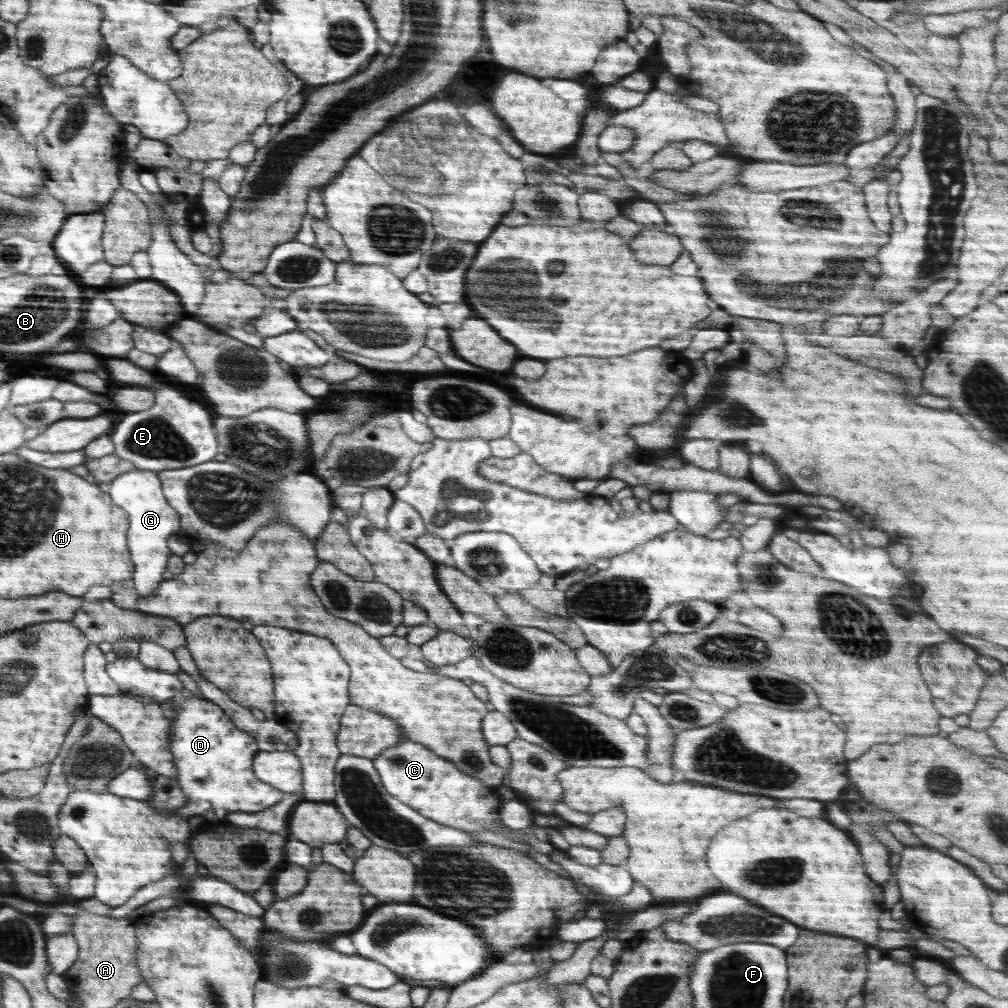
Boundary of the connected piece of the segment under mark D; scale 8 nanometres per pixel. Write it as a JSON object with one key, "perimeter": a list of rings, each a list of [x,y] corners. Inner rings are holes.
{"perimeter":[[[185,689],[168,701],[172,701],[175,708],[175,717],[169,728],[169,746],[172,746],[173,763],[177,770],[176,782],[186,796],[186,805],[175,812],[178,818],[188,820],[200,815],[208,820],[224,818],[232,812],[260,812],[282,801],[285,792],[258,780],[254,774],[253,760],[260,751],[257,740],[249,732],[236,728],[222,708],[204,696],[194,695]]]}

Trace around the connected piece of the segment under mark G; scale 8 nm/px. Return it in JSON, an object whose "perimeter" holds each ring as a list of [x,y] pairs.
{"perimeter":[[[132,470],[109,482],[108,492],[116,505],[127,512],[130,528],[127,531],[128,548],[132,548],[132,560],[136,560],[132,579],[133,588],[139,598],[152,596],[161,581],[170,574],[172,552],[168,549],[168,538],[178,534],[181,528],[179,514],[168,504],[163,493],[160,477],[156,472]]]}

